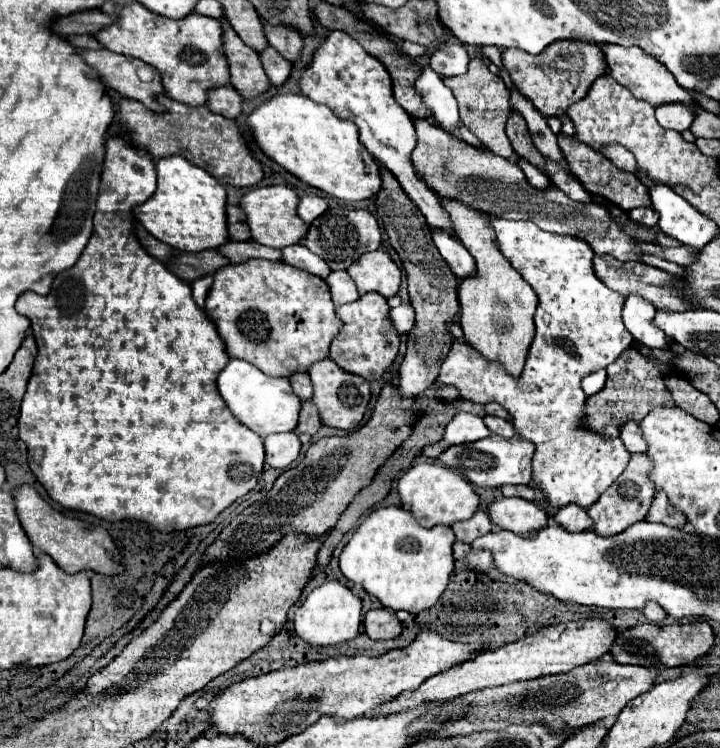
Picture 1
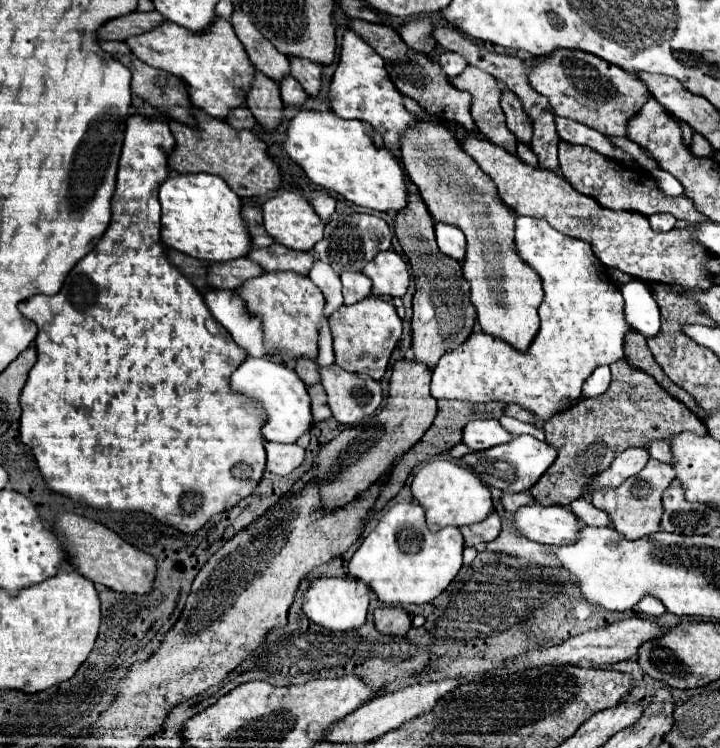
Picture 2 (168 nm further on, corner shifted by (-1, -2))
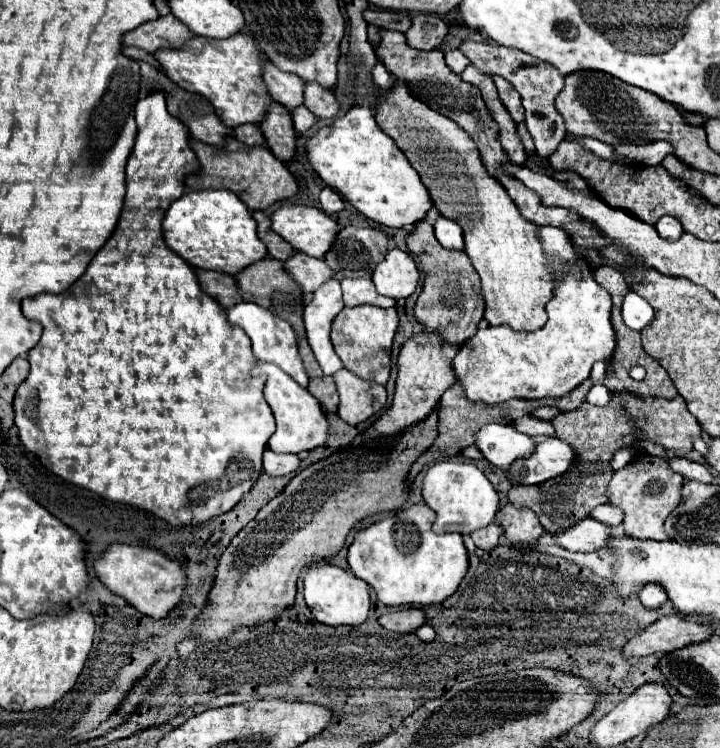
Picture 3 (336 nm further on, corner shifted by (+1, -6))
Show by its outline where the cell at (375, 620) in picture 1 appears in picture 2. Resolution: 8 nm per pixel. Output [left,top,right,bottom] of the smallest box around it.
[373,607,411,635]

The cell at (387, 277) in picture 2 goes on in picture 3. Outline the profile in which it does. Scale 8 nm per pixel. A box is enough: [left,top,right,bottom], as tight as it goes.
[373,249,419,299]

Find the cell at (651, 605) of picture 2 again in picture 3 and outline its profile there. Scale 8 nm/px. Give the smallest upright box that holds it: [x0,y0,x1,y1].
[639,583,667,609]

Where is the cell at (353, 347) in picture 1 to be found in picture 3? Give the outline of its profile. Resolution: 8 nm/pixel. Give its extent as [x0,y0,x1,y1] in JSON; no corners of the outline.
[331,305,397,385]

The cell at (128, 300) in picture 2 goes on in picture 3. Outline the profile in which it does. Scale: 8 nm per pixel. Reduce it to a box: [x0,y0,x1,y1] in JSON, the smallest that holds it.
[13,91,275,525]

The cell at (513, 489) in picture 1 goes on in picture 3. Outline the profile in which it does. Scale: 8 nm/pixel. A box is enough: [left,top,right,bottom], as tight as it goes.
[495,503,545,551]

